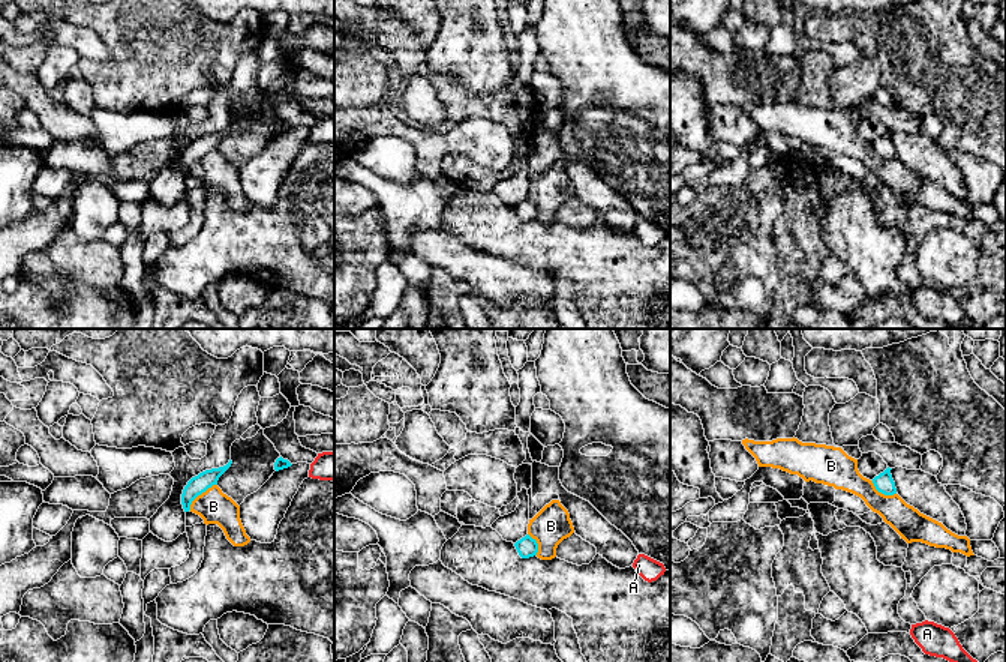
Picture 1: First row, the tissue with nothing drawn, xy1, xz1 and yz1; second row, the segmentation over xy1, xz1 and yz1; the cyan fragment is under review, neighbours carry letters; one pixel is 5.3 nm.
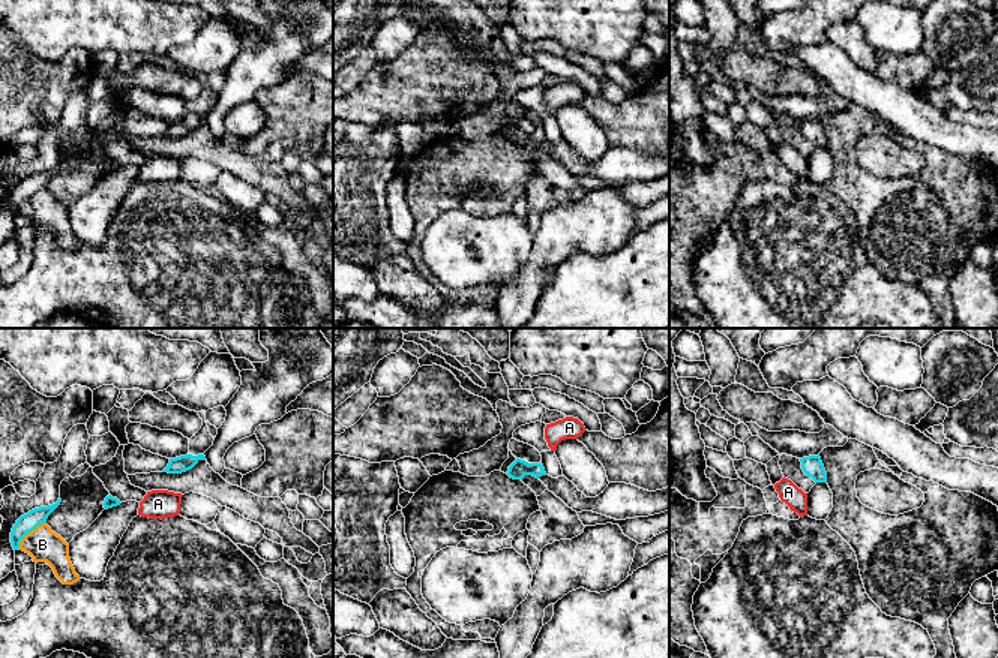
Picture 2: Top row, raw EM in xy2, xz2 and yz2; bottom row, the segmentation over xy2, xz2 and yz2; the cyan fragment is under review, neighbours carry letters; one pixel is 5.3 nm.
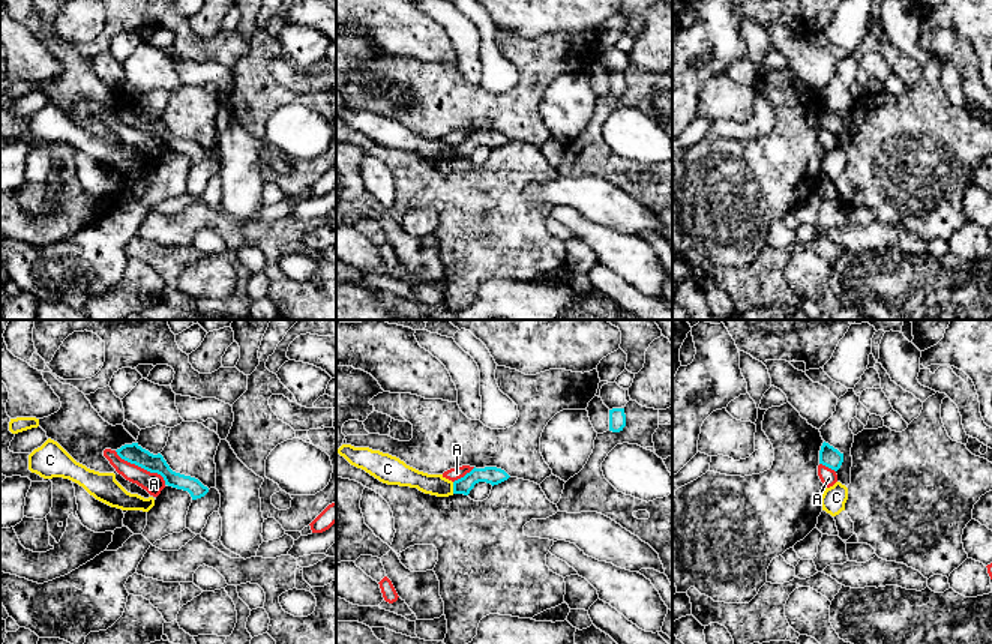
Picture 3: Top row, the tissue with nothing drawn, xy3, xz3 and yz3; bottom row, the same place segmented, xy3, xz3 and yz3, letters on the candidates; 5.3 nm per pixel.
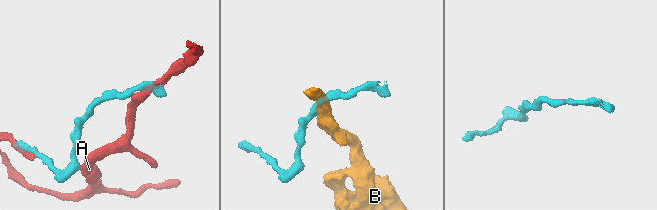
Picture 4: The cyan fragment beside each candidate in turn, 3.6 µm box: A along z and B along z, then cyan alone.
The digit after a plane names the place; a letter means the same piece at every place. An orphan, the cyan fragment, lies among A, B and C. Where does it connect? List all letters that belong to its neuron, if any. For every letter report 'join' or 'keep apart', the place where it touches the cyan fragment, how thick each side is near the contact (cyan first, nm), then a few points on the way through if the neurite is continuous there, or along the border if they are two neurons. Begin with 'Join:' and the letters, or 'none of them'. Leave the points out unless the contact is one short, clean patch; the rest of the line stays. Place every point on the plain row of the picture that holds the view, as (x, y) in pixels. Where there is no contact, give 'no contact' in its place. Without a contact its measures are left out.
Join: none of them
A: keep apart | xy3 (141, 131) | 110/110 nm | along xy3 (114, 114), (122, 122), (156, 135), (165, 147)
B: keep apart | xy1 (200, 158) | 100/180 nm | along xy1 (216, 147), (203, 155), (189, 173)
C: keep apart | xz3 (453, 152) | 100/110 nm | along xz3 (452, 146), (453, 156)

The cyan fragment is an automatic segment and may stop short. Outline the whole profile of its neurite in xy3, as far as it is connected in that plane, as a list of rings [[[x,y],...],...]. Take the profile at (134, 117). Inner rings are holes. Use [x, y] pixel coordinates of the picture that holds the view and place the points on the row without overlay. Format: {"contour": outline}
{"contour": [[[138,107],[125,108],[116,116],[122,123],[150,137],[161,138],[165,144],[165,149],[188,155],[192,164],[201,162],[209,156],[209,152],[204,150],[198,143],[173,135],[161,117],[153,119],[143,113]]]}

